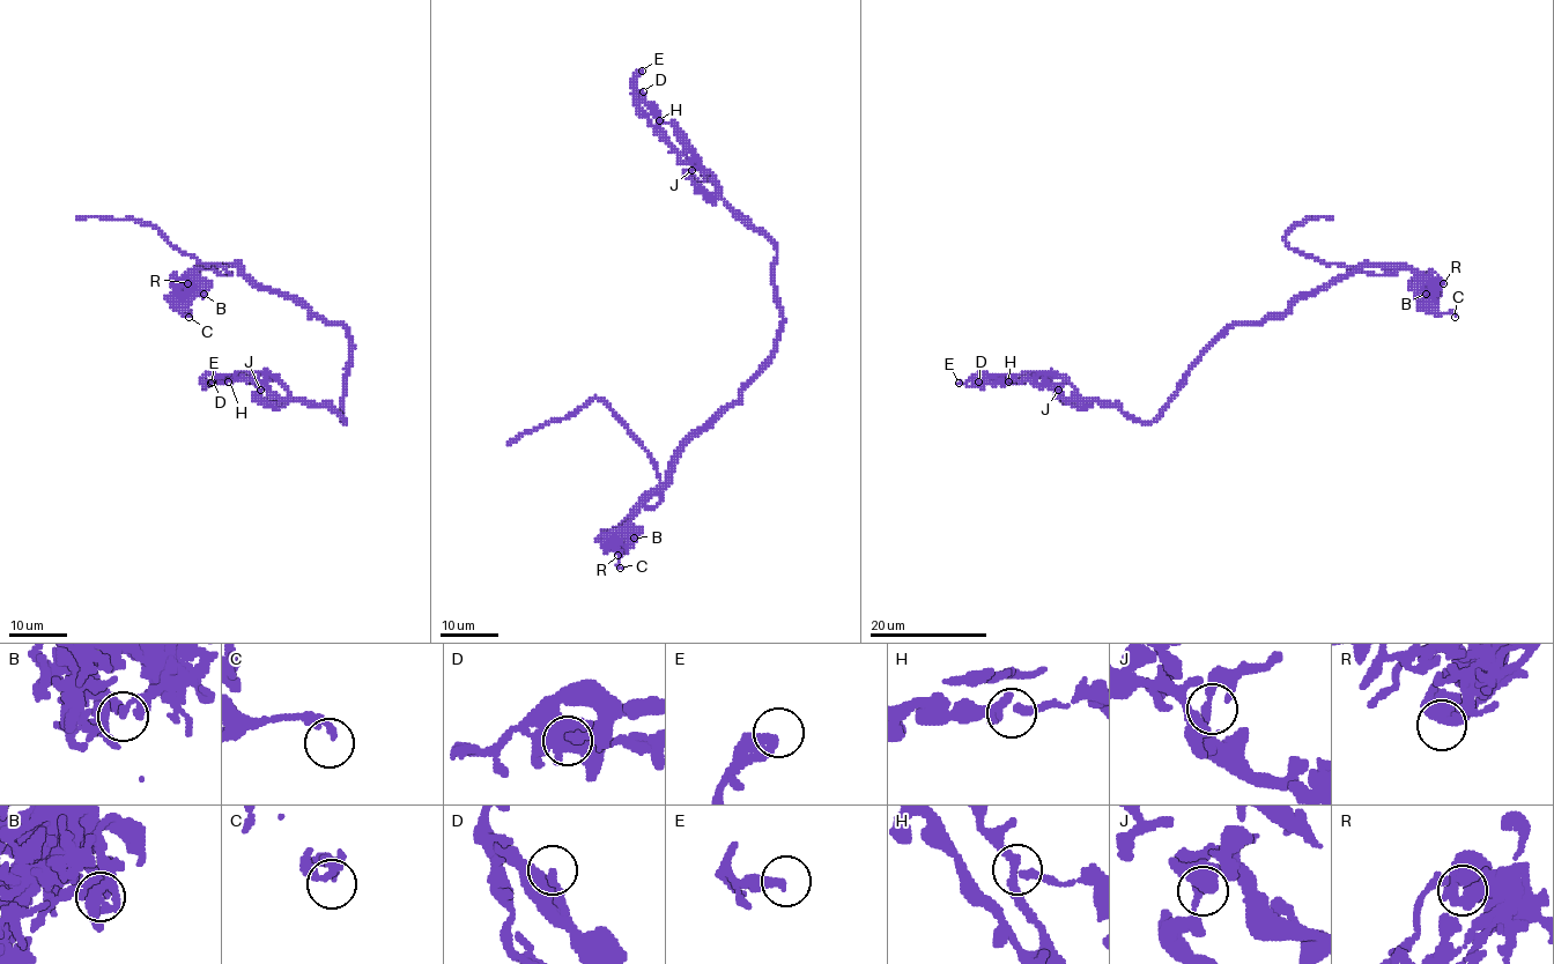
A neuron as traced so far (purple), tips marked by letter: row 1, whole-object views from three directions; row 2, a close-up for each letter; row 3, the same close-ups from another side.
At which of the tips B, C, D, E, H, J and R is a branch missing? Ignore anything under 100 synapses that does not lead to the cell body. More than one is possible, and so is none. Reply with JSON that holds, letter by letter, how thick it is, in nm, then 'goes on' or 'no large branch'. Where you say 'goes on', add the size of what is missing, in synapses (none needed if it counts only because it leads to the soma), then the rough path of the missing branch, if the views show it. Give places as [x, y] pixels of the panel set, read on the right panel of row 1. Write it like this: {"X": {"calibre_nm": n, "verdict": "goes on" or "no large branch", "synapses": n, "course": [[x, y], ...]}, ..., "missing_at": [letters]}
{"B": {"calibre_nm": 130, "verdict": "no large branch"}, "C": {"calibre_nm": 130, "verdict": "no large branch"}, "D": {"calibre_nm": 280, "verdict": "no large branch"}, "E": {"calibre_nm": 320, "verdict": "no large branch"}, "H": {"calibre_nm": 130, "verdict": "no large branch"}, "J": {"calibre_nm": 190, "verdict": "no large branch"}, "R": {"calibre_nm": 240, "verdict": "no large branch"}, "missing_at": []}

